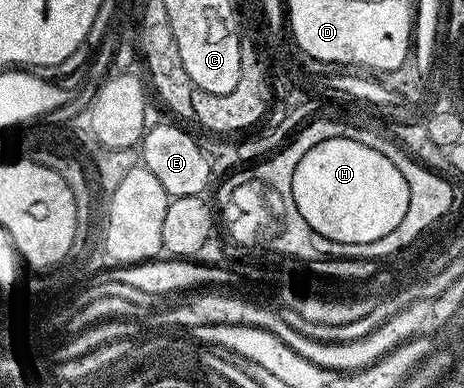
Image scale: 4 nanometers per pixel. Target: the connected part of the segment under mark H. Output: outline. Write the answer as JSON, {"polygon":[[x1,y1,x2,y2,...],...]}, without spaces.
{"polygon":[[325,140,313,146,297,164,297,174,293,174,289,190,295,200,299,200,303,216,307,216,319,232,327,232,327,236,335,236,335,240,375,240,375,236,383,236,383,232,395,224,404,198,403,188,399,170,384,154,367,145,359,148,359,144,347,144,347,140]]}

